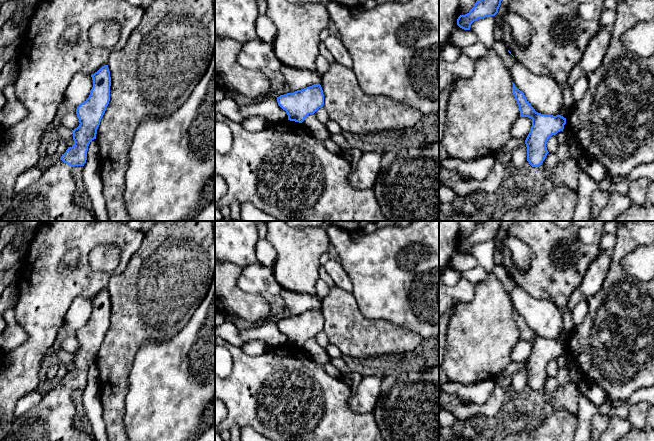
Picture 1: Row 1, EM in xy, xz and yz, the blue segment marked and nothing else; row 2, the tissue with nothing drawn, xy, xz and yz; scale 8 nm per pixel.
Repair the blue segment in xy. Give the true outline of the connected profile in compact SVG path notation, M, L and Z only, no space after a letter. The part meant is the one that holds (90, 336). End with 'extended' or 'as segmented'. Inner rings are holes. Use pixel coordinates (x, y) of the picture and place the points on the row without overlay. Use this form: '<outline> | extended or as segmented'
M108 289L102 290L91 301L93 311L90 319L76 333L80 348L72 354L74 369L42 395L38 405L16 417L8 426L2 441L94 441L90 432L84 432L75 425L76 406L72 399L75 390L84 390L86 387L88 370L96 363L97 353L110 325L111 301Z | extended

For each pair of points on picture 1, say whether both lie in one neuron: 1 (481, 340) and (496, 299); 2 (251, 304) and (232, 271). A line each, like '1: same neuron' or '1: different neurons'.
1: same neuron
2: same neuron

